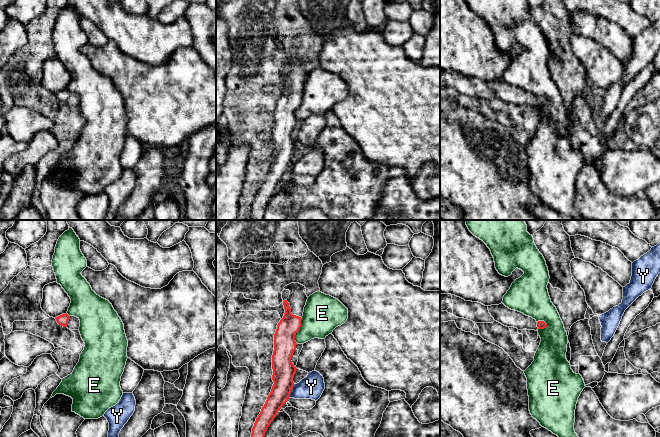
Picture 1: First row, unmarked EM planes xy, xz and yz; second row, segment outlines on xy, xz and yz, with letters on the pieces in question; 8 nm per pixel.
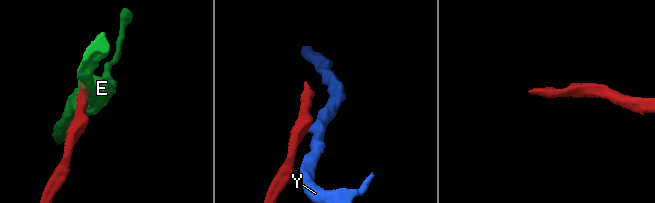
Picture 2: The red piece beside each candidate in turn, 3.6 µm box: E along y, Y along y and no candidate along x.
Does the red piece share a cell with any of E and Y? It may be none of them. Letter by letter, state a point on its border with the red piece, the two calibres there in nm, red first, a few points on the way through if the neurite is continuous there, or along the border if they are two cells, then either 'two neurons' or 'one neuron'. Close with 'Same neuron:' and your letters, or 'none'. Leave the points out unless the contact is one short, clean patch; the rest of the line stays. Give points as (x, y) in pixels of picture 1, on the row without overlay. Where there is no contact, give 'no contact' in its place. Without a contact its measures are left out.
E: meets red in xz at (298, 106); 180 nm thick on the red side, 300 nm on the other; border along xz (302, 94), (300, 104), (295, 111), (296, 119); two neurons
Y: meets red in xz at (291, 166); 180 nm thick on the red side, 190 nm on the other; border along xz (294, 160), (288, 173); two neurons
Same neuron: none

